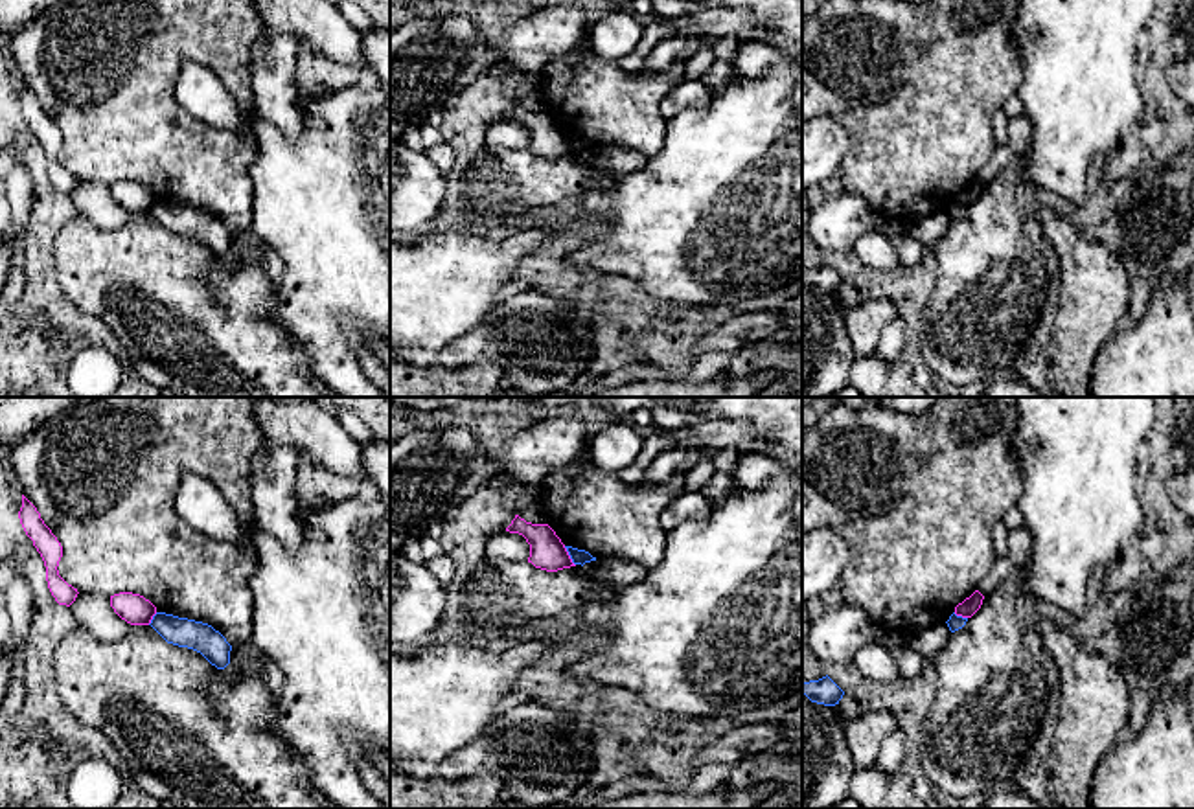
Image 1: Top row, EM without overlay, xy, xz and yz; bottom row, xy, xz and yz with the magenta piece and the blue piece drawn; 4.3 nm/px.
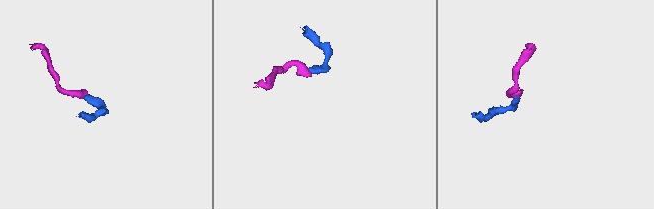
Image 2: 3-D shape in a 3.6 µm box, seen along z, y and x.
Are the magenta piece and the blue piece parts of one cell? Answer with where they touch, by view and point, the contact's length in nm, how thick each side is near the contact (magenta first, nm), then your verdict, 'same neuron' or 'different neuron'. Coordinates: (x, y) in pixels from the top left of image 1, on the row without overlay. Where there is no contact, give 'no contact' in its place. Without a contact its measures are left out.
xz (569, 144) | 100 nm | 160/60 nm | different neuron

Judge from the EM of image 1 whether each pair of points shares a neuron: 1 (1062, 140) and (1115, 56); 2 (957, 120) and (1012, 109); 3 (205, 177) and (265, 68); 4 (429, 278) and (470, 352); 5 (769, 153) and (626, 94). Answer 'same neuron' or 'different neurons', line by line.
1: same neuron
2: different neurons
3: different neurons
4: different neurons
5: different neurons

